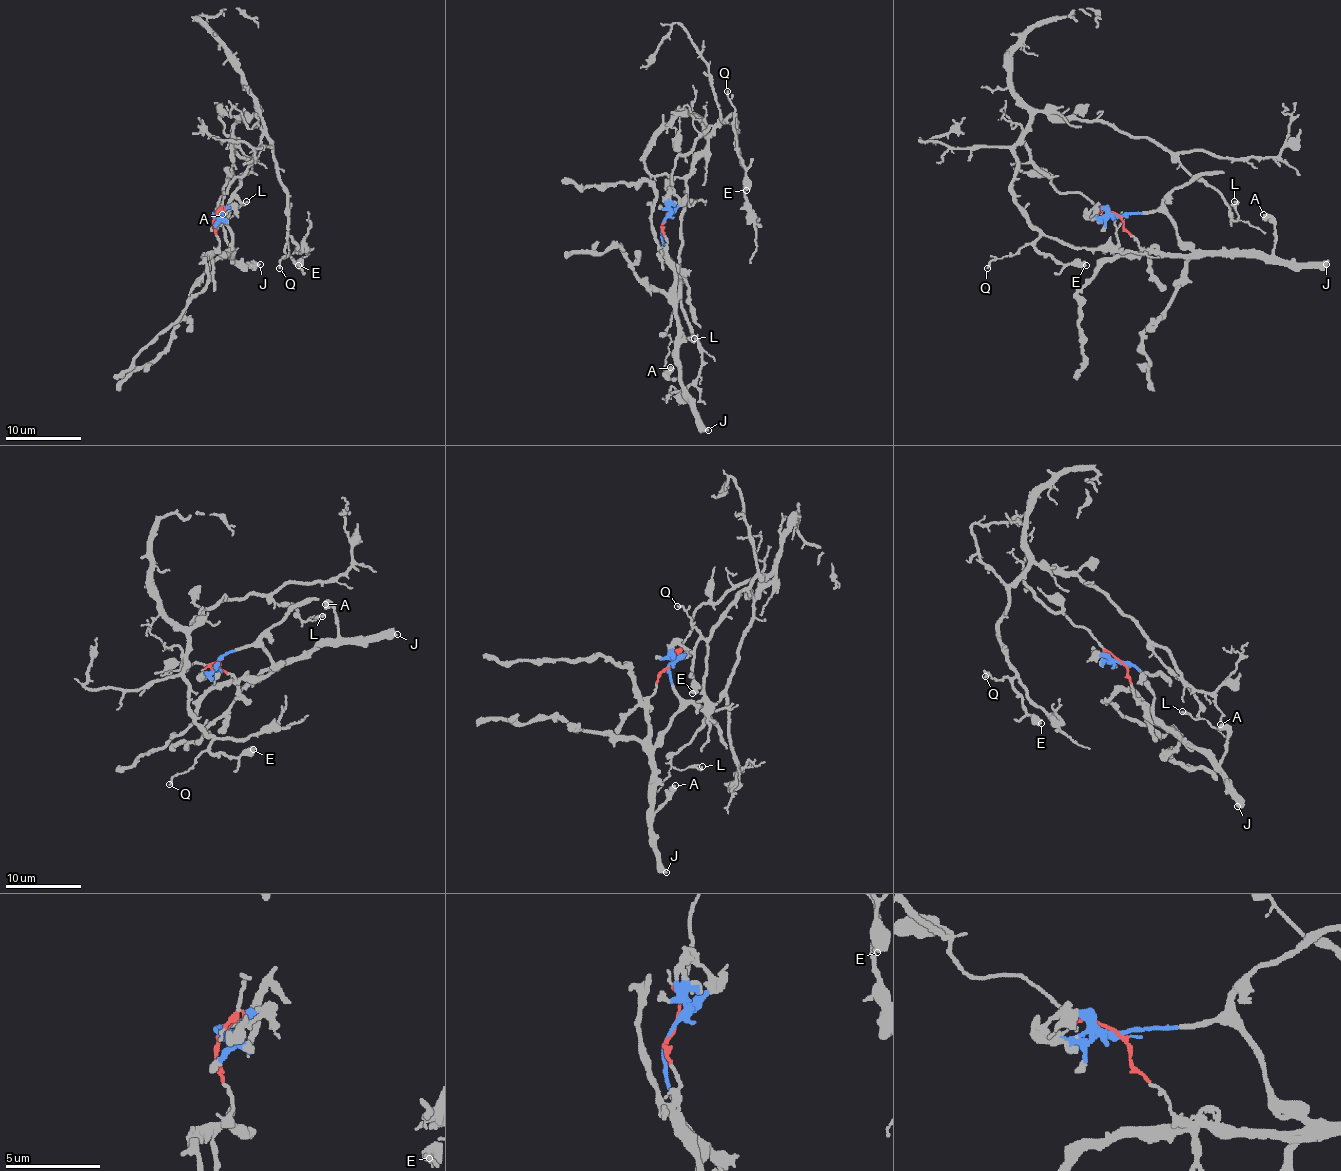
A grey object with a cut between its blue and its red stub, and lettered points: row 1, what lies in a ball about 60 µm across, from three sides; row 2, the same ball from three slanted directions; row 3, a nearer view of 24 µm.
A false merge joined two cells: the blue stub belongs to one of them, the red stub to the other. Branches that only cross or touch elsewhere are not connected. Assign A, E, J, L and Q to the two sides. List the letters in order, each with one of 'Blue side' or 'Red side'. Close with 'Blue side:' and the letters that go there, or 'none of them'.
A: Blue side
E: Red side
J: Blue side
L: Red side
Q: Red side
Blue side: A, J

